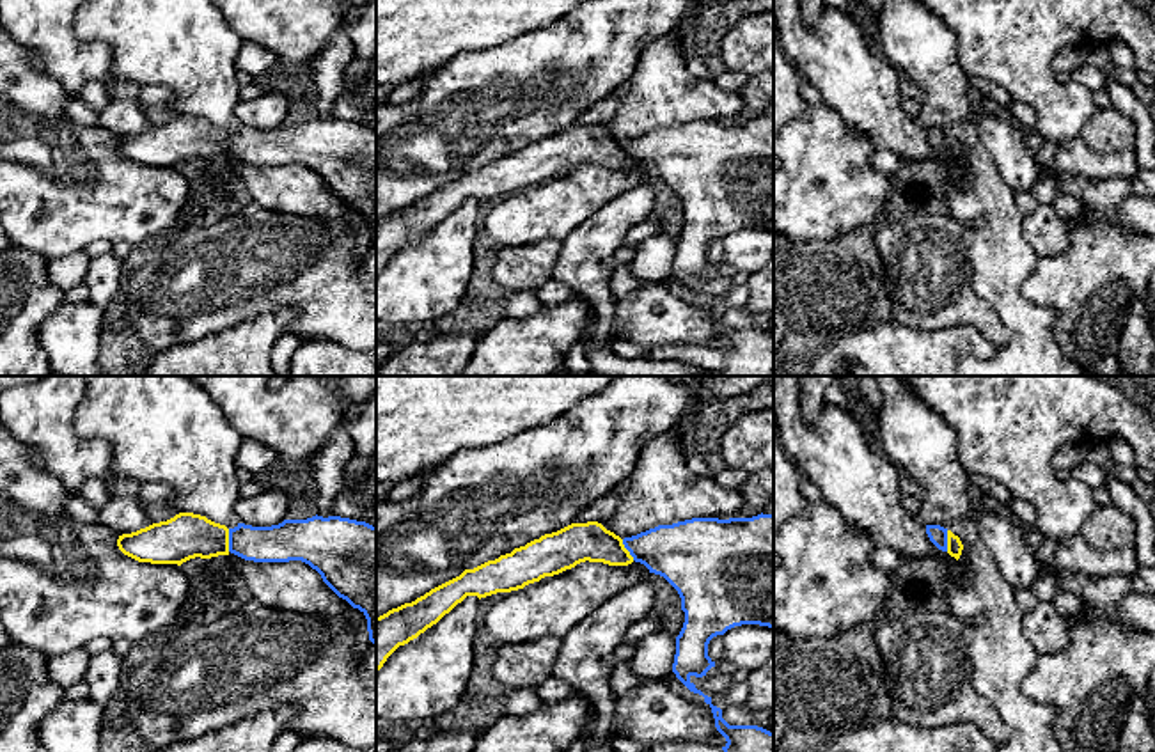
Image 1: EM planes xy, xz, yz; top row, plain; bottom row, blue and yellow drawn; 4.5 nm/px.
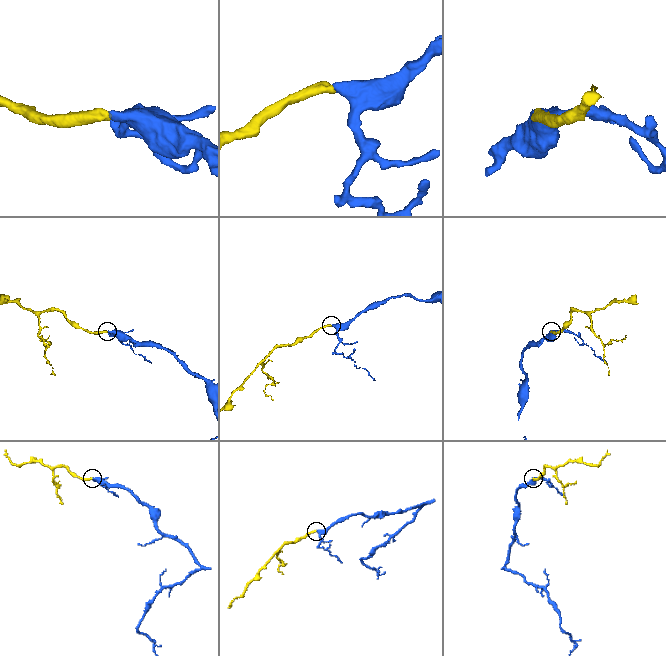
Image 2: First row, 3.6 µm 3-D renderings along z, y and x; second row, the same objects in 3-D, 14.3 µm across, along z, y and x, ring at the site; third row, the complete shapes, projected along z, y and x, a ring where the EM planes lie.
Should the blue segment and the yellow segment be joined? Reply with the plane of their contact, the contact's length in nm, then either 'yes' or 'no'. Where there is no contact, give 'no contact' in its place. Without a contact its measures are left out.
contact in xy; length 100 nm; yes

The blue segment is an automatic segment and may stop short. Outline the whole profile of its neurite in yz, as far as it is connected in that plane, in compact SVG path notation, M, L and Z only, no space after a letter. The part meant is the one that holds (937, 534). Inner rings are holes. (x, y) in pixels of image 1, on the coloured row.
M926 525L930 541L942 552L947 552L956 560L962 555L963 544L958 536L940 525Z

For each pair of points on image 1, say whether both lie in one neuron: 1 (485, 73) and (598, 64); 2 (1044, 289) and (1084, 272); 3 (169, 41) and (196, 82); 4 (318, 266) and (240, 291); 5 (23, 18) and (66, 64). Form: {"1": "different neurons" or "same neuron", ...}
{"1": "same neuron", "2": "same neuron", "3": "same neuron", "4": "same neuron", "5": "same neuron"}

